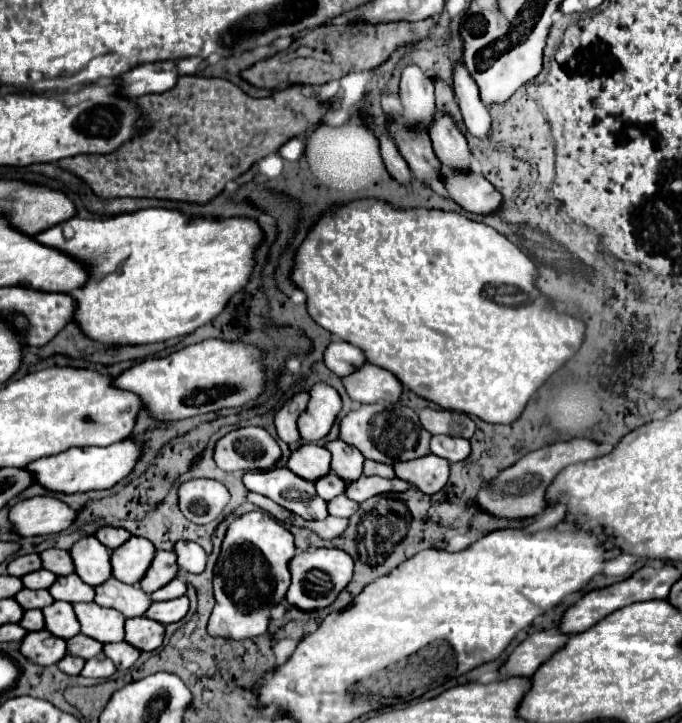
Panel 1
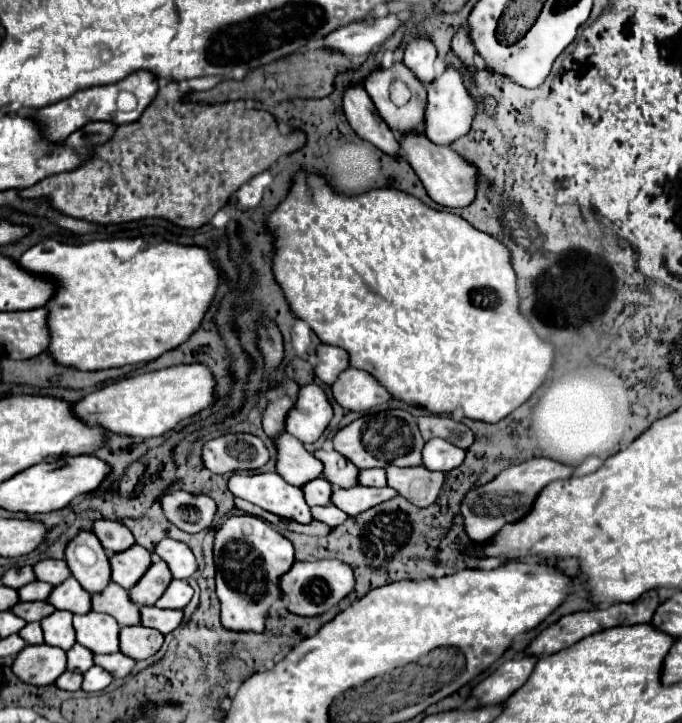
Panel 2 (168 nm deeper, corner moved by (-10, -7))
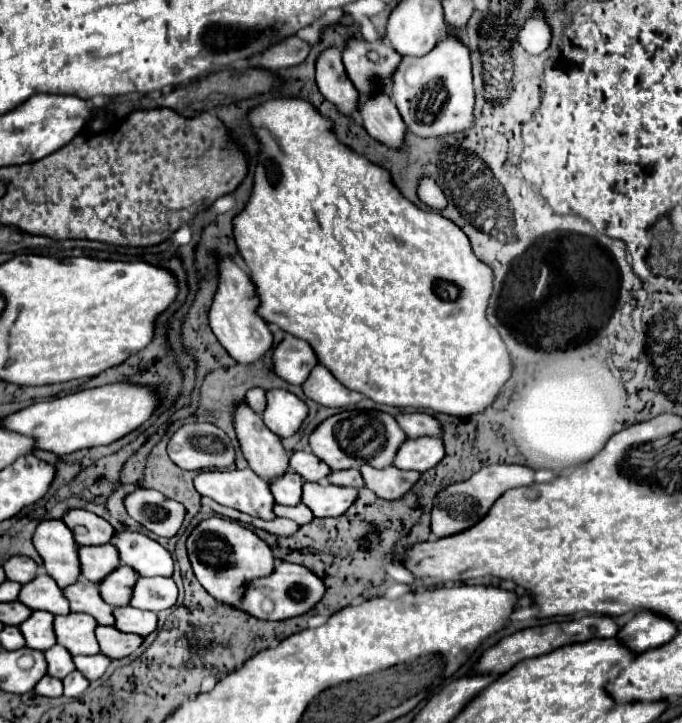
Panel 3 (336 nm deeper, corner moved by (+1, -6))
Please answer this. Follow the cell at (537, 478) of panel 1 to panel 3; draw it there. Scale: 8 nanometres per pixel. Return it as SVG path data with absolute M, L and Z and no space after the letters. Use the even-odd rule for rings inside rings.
M491 464L491 466L485 466L479 472L475 472L469 480L451 484L449 488L445 488L441 492L441 496L435 498L433 514L431 514L433 534L437 538L445 538L445 536L453 536L453 534L459 534L459 532L471 528L473 524L481 522L487 516L489 508L499 500L499 496L503 496L503 492L507 492L511 488L519 488L519 486L529 486L529 484L533 484L533 480L535 480L535 470L529 466Z

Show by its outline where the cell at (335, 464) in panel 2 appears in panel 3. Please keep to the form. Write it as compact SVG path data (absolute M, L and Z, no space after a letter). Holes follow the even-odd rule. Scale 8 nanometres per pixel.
M293 452L289 466L303 476L305 482L323 482L331 474L331 468L323 460L317 460L313 452Z

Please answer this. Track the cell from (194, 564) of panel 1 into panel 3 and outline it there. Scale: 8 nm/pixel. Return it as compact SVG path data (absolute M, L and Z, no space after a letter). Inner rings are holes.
M117 532L111 542L119 550L121 564L135 568L141 576L173 576L173 554L147 534Z

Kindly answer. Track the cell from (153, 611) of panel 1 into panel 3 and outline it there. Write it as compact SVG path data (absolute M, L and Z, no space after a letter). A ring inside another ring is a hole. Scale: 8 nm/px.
M123 606L123 608L115 608L115 628L119 628L121 632L133 632L139 636L149 636L151 632L157 630L157 614L155 612L145 612L133 606Z

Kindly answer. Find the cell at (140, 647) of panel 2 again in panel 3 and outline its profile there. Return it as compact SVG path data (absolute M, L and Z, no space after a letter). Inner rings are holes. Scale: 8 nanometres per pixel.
M97 626L95 634L101 652L109 658L125 658L133 654L143 642L139 634L125 634L113 626Z

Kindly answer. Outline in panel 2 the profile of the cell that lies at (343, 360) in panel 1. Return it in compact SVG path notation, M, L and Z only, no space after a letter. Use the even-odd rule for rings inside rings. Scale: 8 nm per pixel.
M320 343L316 347L316 357L318 357L318 363L314 365L314 375L326 385L332 385L338 373L348 367L348 353L344 353L344 349L340 347Z

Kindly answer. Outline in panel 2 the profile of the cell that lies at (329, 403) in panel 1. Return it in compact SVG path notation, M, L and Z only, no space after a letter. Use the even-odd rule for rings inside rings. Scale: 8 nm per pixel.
M302 385L296 405L288 411L286 431L302 443L314 443L332 419L332 407L318 385Z

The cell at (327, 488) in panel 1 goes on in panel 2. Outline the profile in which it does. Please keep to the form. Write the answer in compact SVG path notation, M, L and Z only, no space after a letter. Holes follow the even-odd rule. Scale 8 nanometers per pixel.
M318 477L316 481L308 481L308 485L302 487L302 493L304 493L304 499L308 501L310 507L316 507L316 505L330 505L330 493L332 493L332 485Z

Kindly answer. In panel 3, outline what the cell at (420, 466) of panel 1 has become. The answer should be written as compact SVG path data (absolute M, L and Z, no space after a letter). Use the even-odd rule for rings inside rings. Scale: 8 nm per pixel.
M363 464L359 470L365 476L365 486L369 490L373 490L379 498L385 498L385 500L403 498L405 492L409 492L421 478L419 472L399 470L395 466L377 470L377 468L369 466L369 464Z

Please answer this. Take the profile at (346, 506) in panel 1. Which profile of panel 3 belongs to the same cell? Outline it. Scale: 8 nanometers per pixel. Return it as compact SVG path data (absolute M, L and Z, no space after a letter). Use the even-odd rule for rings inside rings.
M277 504L277 508L275 508L275 512L277 512L277 516L281 516L281 518L291 518L291 520L295 520L297 524L309 524L315 516L313 516L313 512L305 506L305 504L297 504L297 506L281 506L281 504Z

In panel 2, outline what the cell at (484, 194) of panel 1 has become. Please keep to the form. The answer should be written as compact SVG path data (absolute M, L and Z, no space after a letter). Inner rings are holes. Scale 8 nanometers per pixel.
M404 133L400 137L400 149L406 153L406 161L414 169L414 173L420 177L426 193L430 199L442 207L466 207L476 197L476 167L464 161L458 153L454 153L450 147L436 145L428 141L424 133Z

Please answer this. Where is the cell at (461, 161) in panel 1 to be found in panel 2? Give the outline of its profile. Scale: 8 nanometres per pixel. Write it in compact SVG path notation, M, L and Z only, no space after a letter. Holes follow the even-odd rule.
M448 67L438 79L426 83L426 95L428 101L424 109L424 135L438 145L450 145L458 137L466 135L470 131L470 123L478 113L496 113L496 101L490 95L478 101L468 93L462 73L456 67Z

